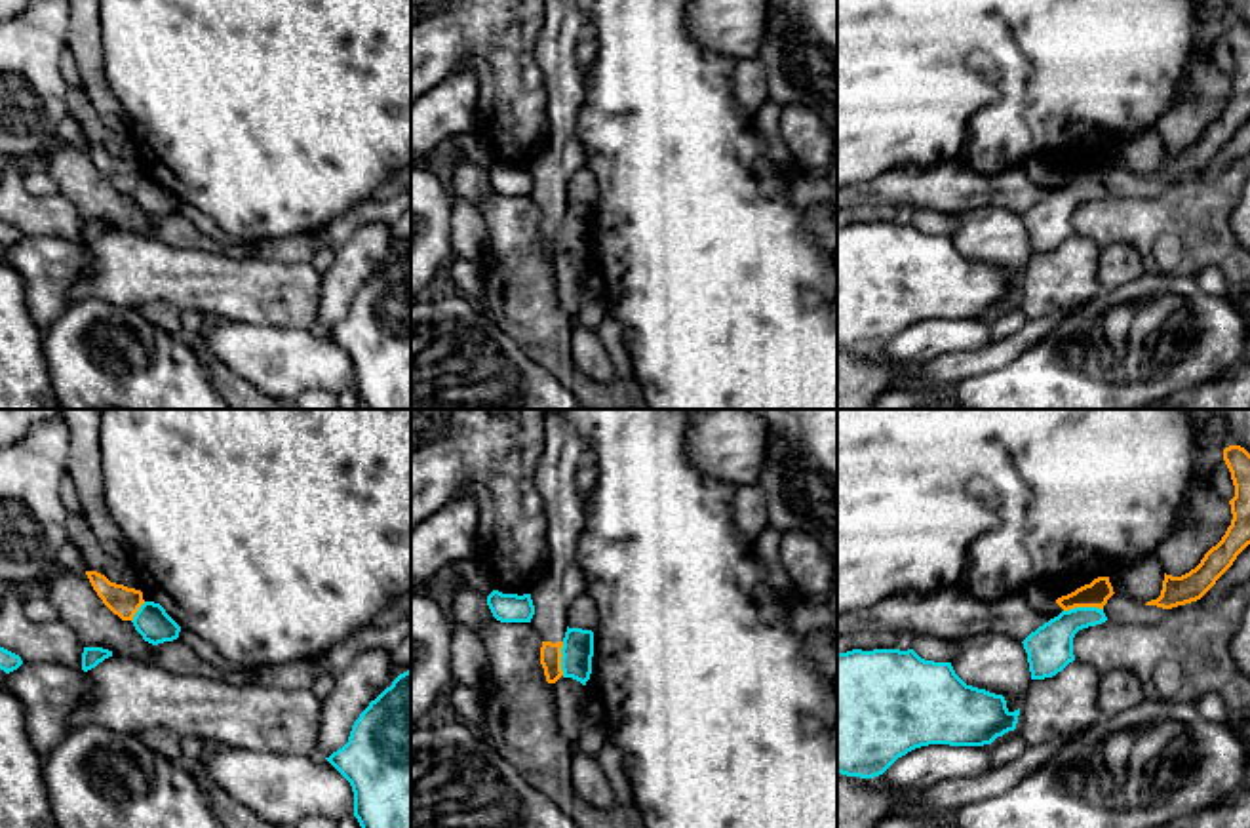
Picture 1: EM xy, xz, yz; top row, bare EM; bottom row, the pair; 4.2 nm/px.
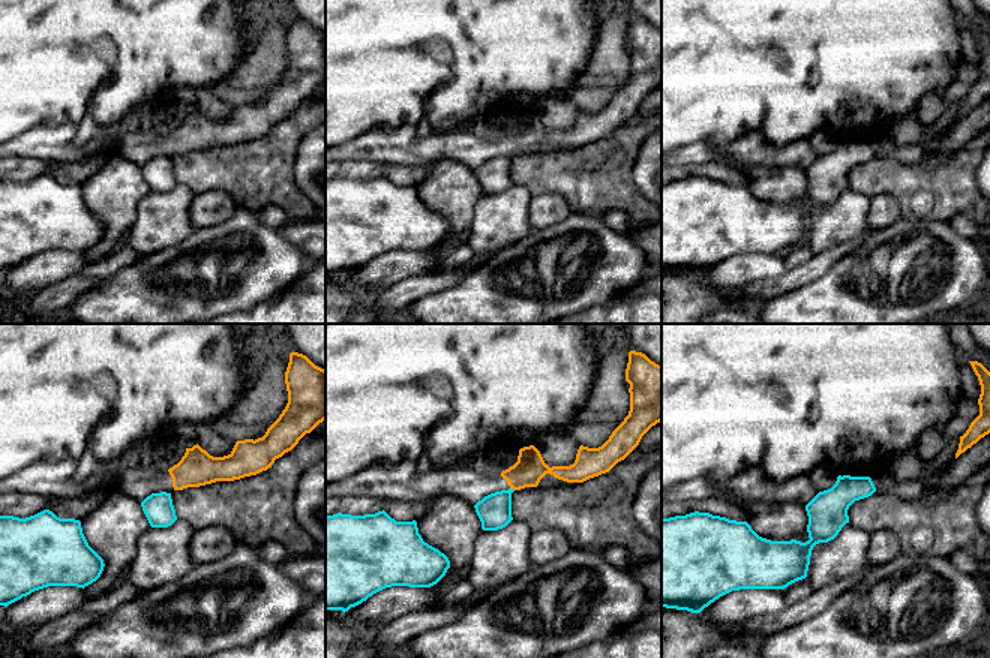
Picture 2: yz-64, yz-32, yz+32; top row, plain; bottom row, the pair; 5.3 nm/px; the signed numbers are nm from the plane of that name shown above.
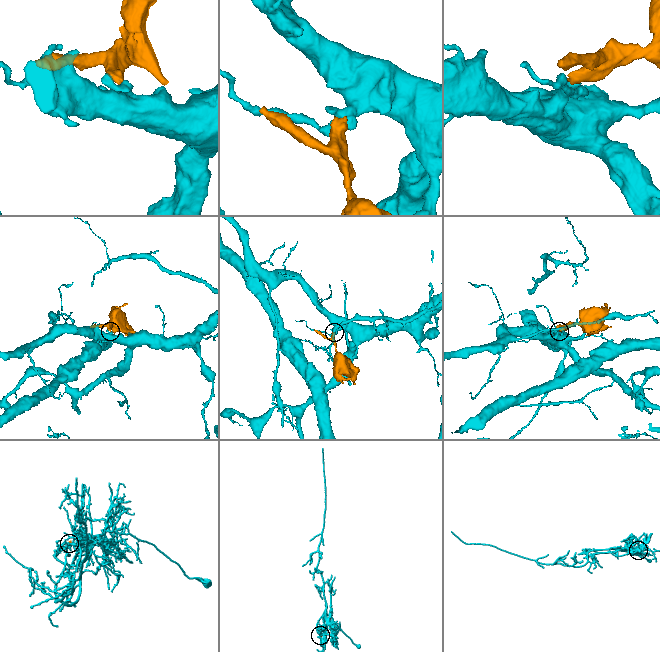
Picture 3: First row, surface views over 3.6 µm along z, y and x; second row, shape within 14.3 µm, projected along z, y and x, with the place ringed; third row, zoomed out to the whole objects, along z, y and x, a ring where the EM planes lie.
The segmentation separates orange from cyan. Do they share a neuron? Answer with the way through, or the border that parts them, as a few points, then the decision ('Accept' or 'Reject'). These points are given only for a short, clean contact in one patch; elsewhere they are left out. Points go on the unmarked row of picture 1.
Boundary: yz (1102, 181), (1070, 181), (1064, 185). Reject

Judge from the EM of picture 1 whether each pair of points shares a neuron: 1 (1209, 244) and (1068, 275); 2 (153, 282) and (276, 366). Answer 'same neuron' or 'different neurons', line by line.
1: different neurons
2: different neurons

